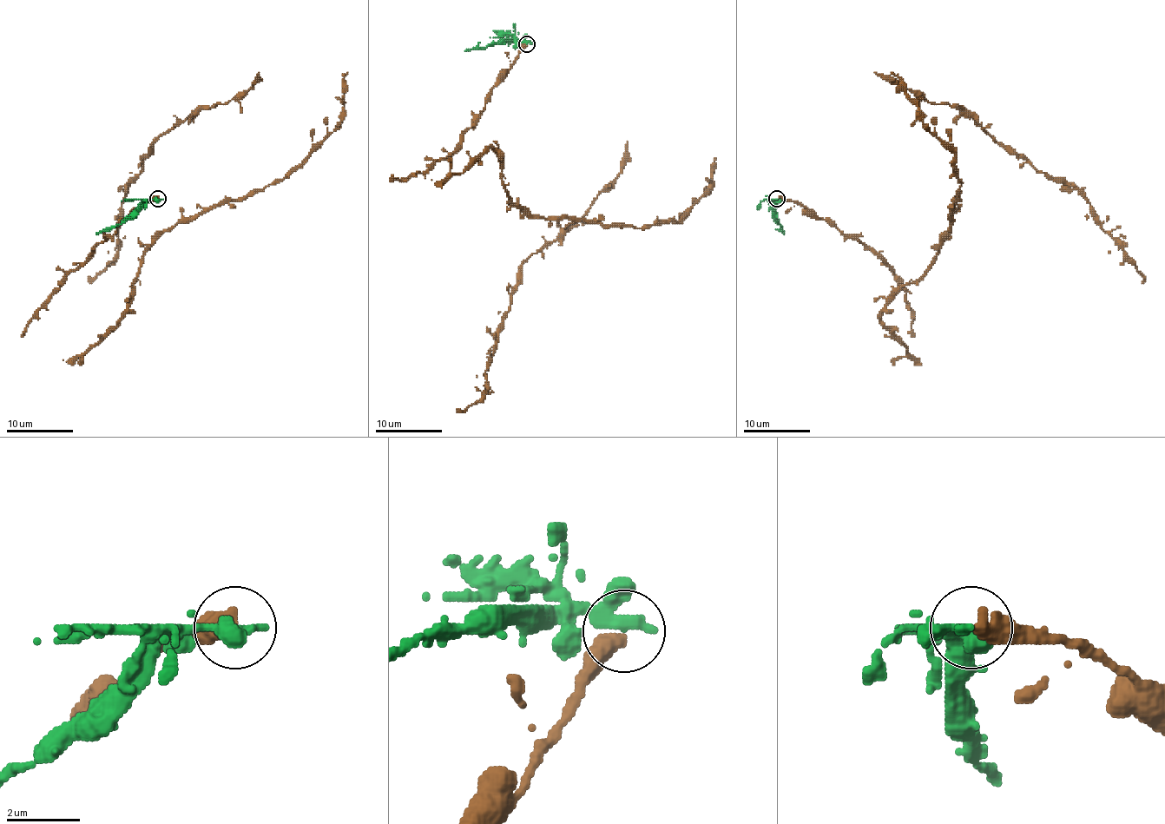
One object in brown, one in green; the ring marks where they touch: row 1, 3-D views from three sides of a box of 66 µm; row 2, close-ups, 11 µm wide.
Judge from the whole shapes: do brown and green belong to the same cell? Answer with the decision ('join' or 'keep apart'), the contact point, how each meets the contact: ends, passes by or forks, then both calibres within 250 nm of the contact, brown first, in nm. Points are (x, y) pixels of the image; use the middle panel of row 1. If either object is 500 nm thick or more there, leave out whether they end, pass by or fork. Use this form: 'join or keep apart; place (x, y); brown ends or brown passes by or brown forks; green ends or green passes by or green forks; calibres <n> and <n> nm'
keep apart; place (526, 43); calibres 500 and 280 nm

